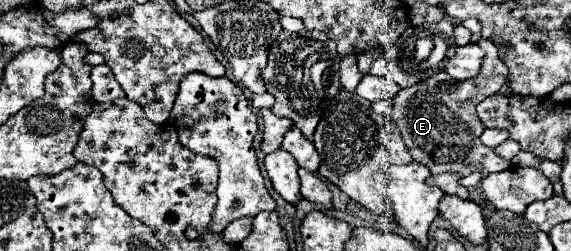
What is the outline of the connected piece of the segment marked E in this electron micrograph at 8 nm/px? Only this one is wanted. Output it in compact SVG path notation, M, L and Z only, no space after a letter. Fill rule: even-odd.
M481 38L478 45L484 49L486 55L474 79L454 81L448 73L440 71L426 81L420 81L408 89L400 89L400 93L394 99L390 117L400 129L412 159L428 165L432 175L444 171L460 173L462 177L474 171L488 175L494 171L504 171L512 165L510 161L504 161L494 153L494 149L488 149L480 141L484 125L480 125L480 119L476 117L476 105L488 95L500 91L500 87L508 79L508 67L500 59L498 49L492 41Z

